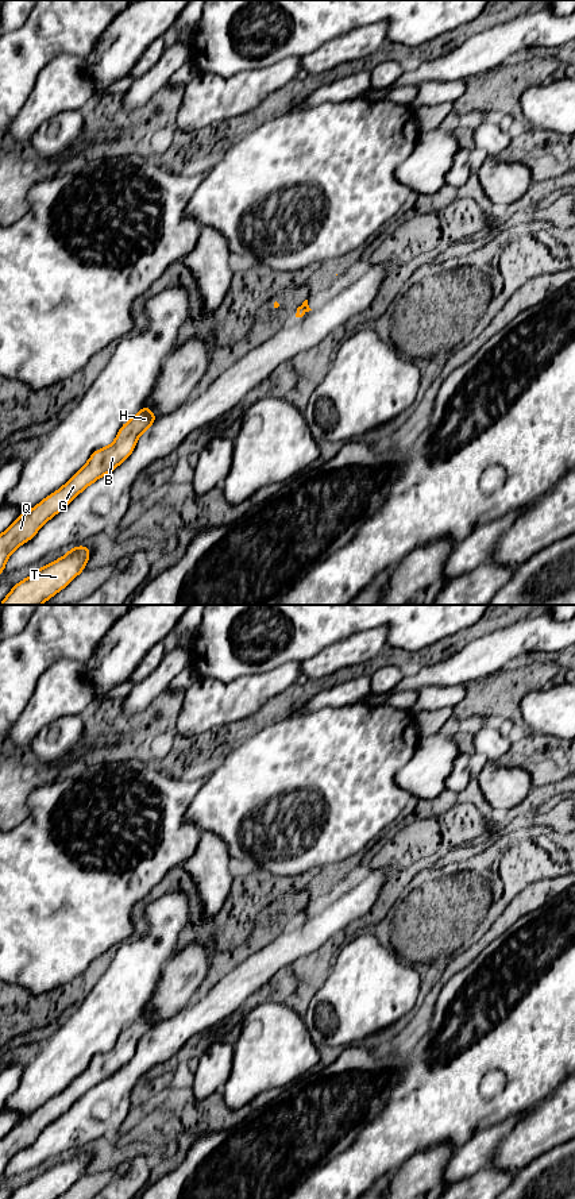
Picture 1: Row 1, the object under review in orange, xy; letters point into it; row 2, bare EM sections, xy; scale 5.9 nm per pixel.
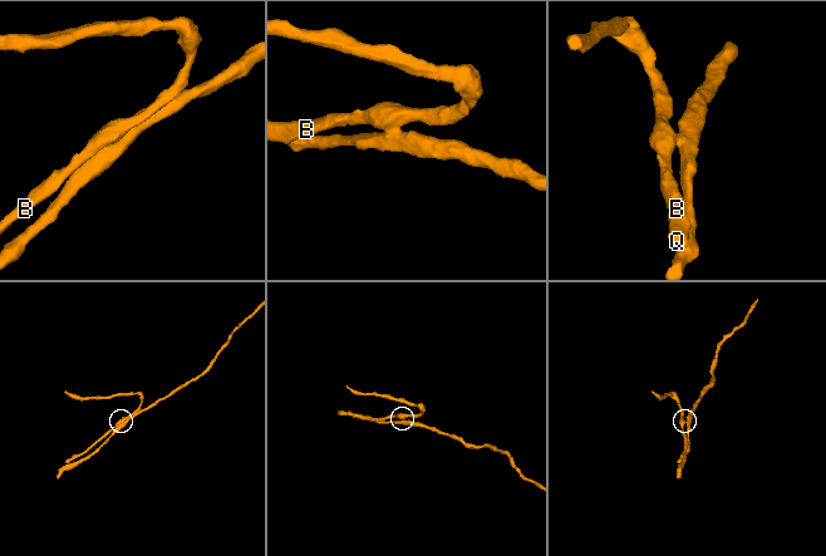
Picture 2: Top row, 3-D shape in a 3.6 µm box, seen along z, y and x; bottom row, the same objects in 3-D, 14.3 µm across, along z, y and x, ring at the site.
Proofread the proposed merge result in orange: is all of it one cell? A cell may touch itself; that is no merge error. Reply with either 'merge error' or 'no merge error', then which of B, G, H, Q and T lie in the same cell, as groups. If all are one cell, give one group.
merge error; B G H Q / T

